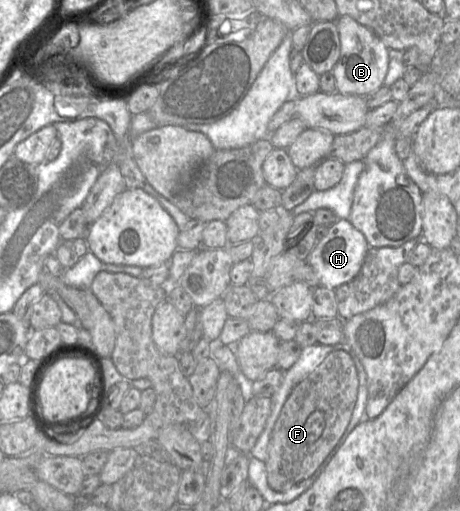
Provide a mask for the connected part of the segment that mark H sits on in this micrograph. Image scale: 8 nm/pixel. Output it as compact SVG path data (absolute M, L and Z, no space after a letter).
M339 219L316 243L306 262L317 275L320 286L335 290L357 276L369 249L365 236L348 219Z

